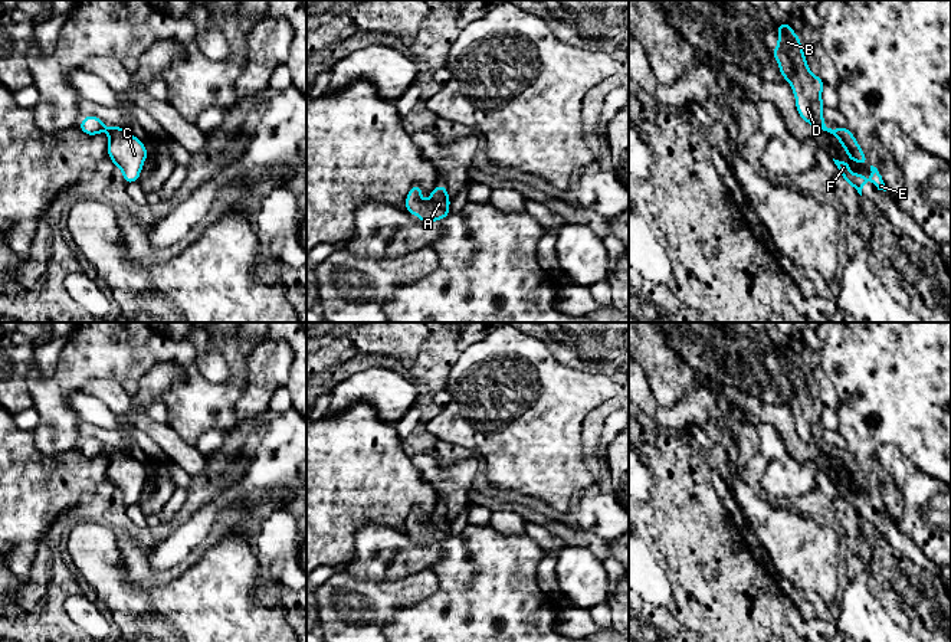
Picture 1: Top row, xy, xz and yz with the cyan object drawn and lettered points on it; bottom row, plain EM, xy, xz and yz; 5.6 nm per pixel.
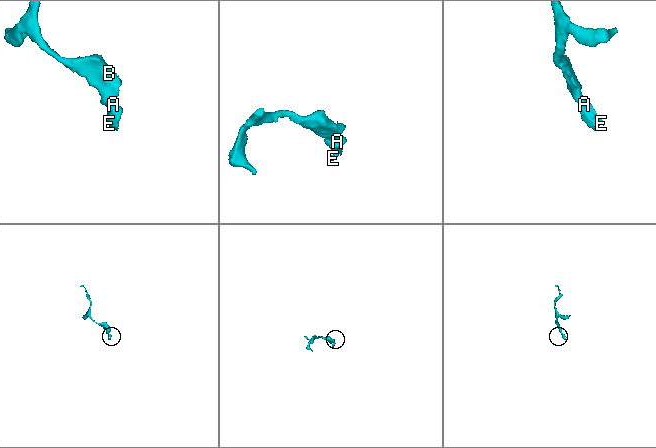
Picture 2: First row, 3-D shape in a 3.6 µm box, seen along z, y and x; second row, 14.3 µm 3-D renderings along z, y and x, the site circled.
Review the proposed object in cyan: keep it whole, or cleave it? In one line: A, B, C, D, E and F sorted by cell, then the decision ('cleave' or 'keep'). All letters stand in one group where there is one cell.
A B C D E F | keep

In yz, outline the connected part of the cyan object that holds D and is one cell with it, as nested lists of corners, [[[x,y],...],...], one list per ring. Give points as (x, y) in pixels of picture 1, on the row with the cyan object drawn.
[[[778,24],[778,45],[773,56],[778,62],[778,68],[786,81],[790,82],[796,95],[796,105],[800,117],[814,125],[836,135],[846,150],[847,155],[857,164],[868,163],[857,141],[847,128],[827,128],[823,121],[822,89],[823,81],[820,76],[811,75],[800,45],[798,36],[791,30],[791,24]]]

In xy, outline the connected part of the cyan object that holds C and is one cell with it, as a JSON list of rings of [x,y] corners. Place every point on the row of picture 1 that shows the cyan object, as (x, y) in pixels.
[[[95,115],[83,118],[79,128],[88,135],[106,131],[109,138],[108,155],[115,167],[121,168],[127,184],[138,180],[142,164],[147,158],[147,150],[142,141],[131,135],[125,128],[106,128]]]

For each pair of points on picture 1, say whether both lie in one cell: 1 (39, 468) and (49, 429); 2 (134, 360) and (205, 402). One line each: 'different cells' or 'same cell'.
1: different cells
2: same cell

